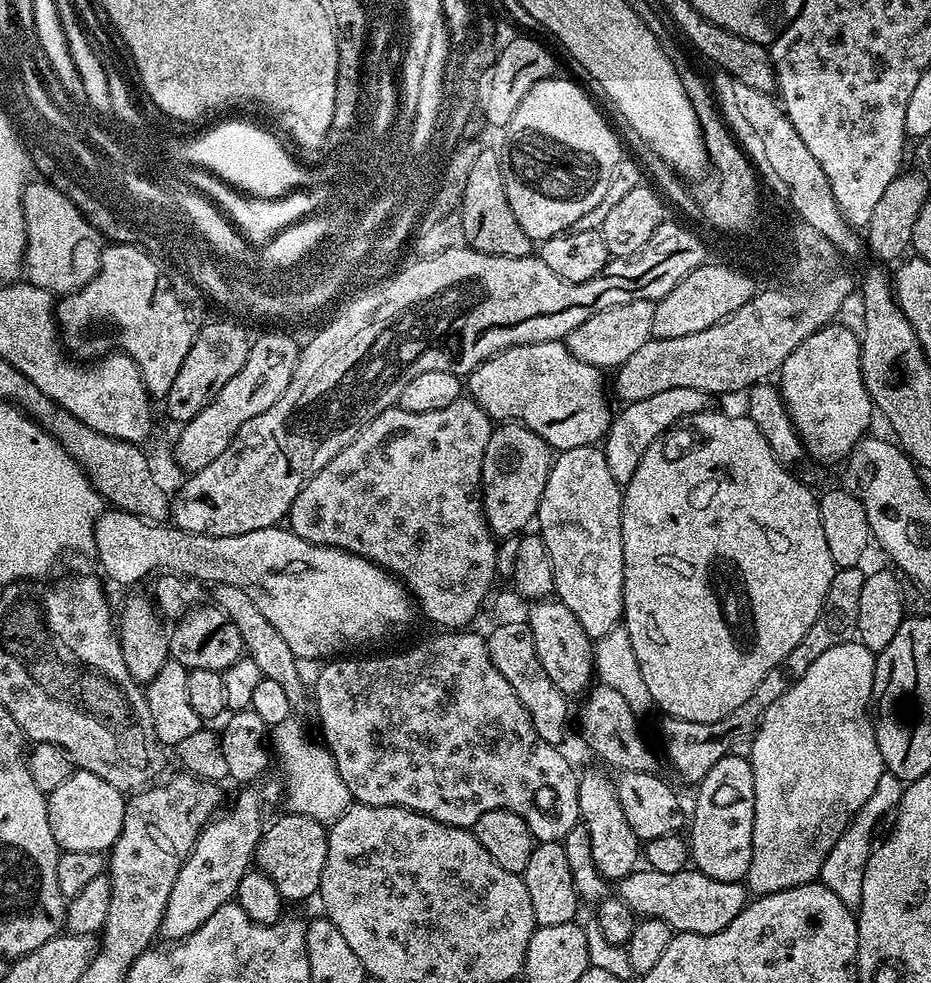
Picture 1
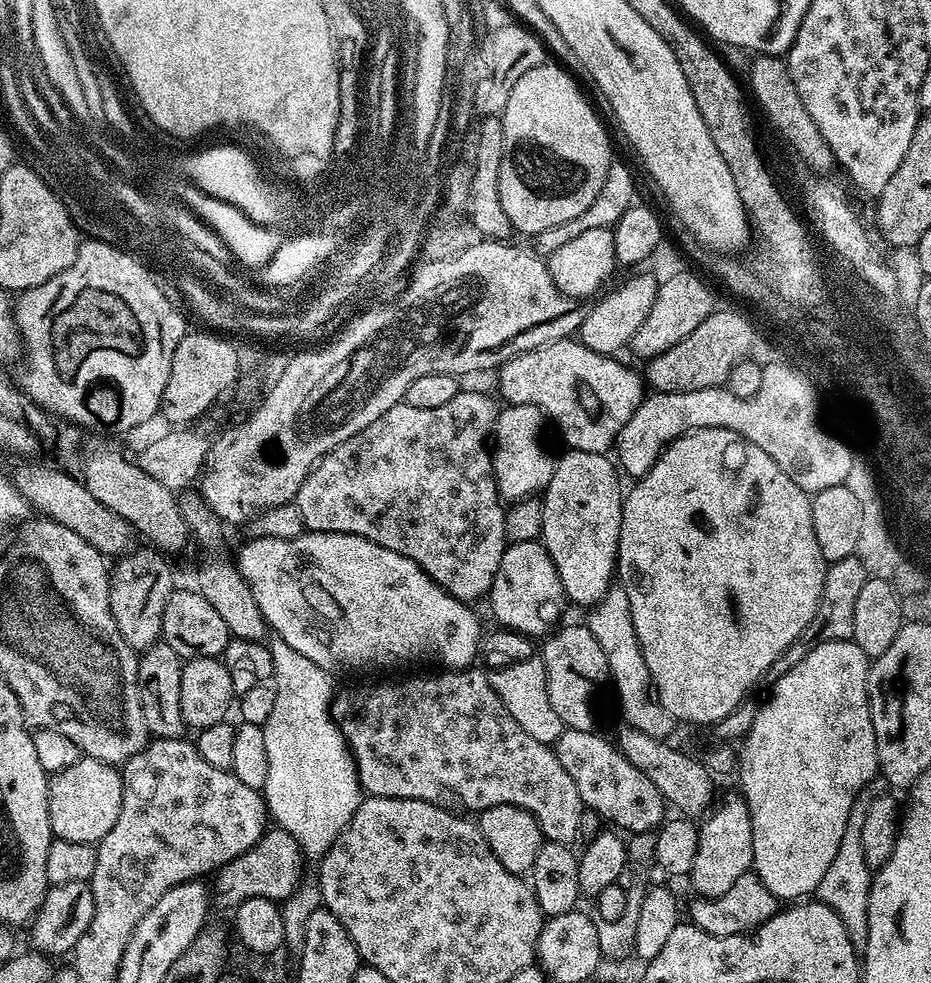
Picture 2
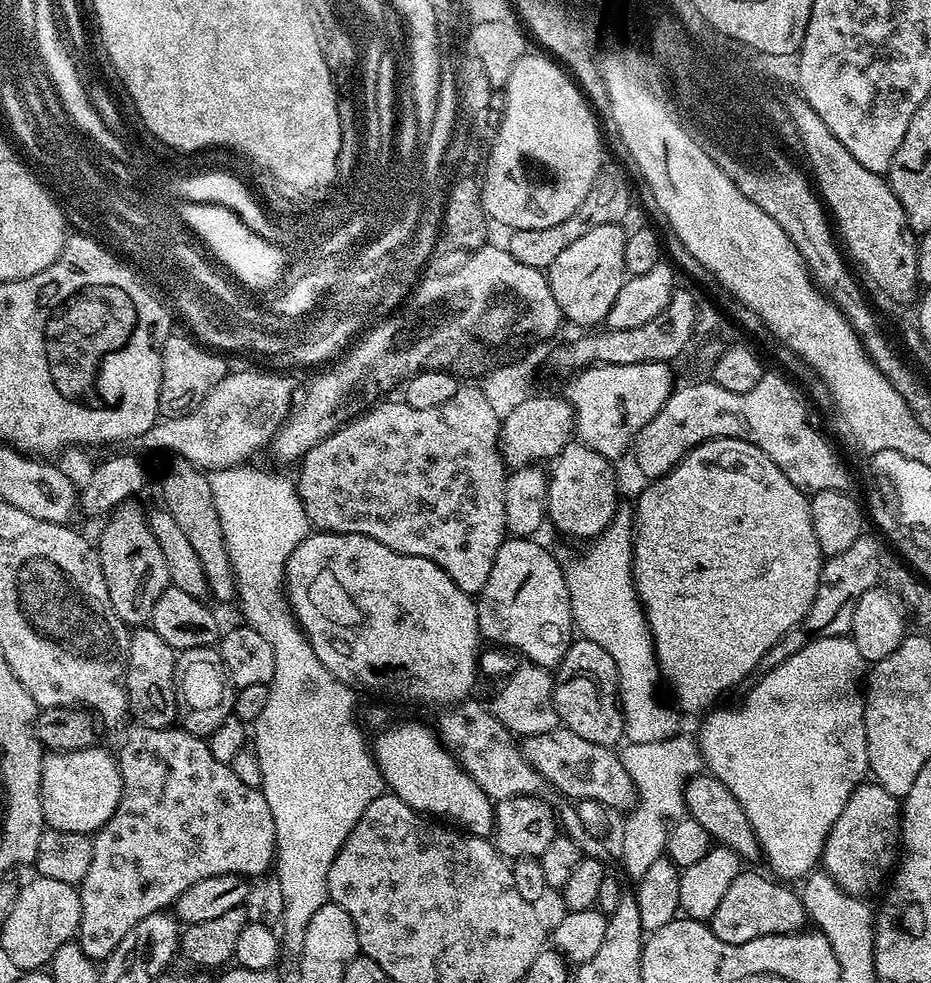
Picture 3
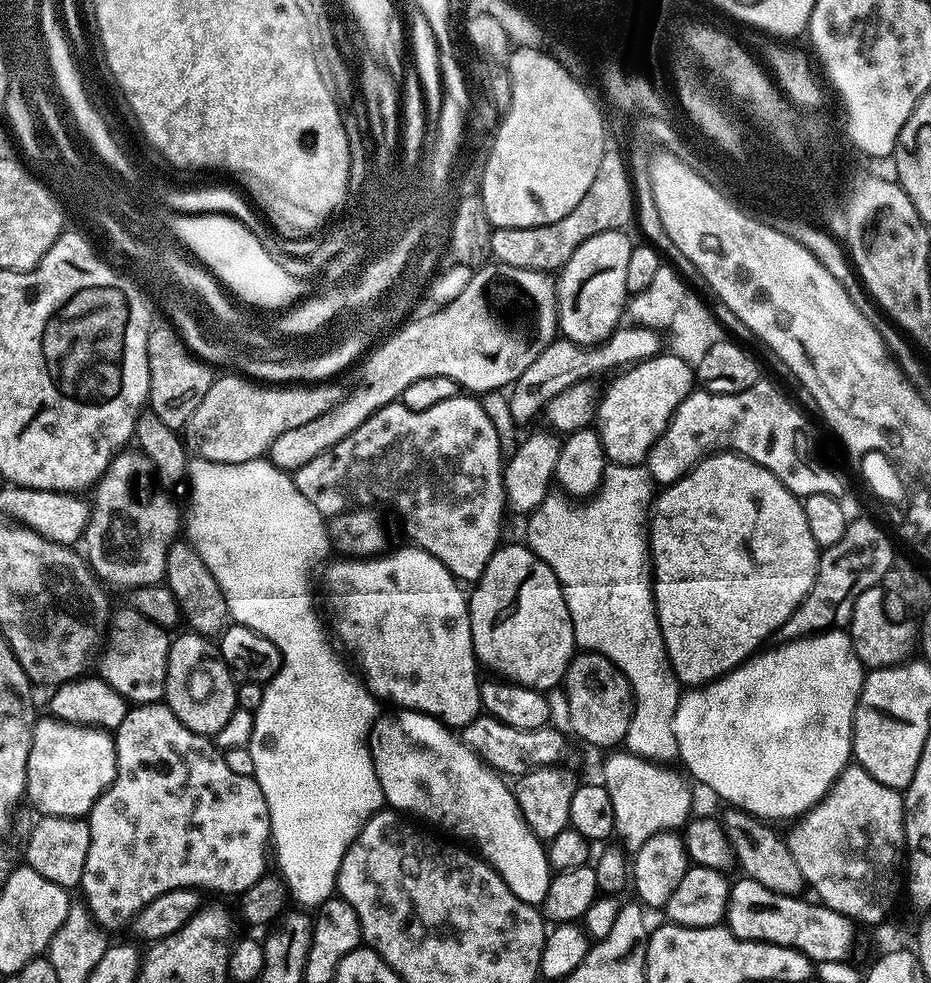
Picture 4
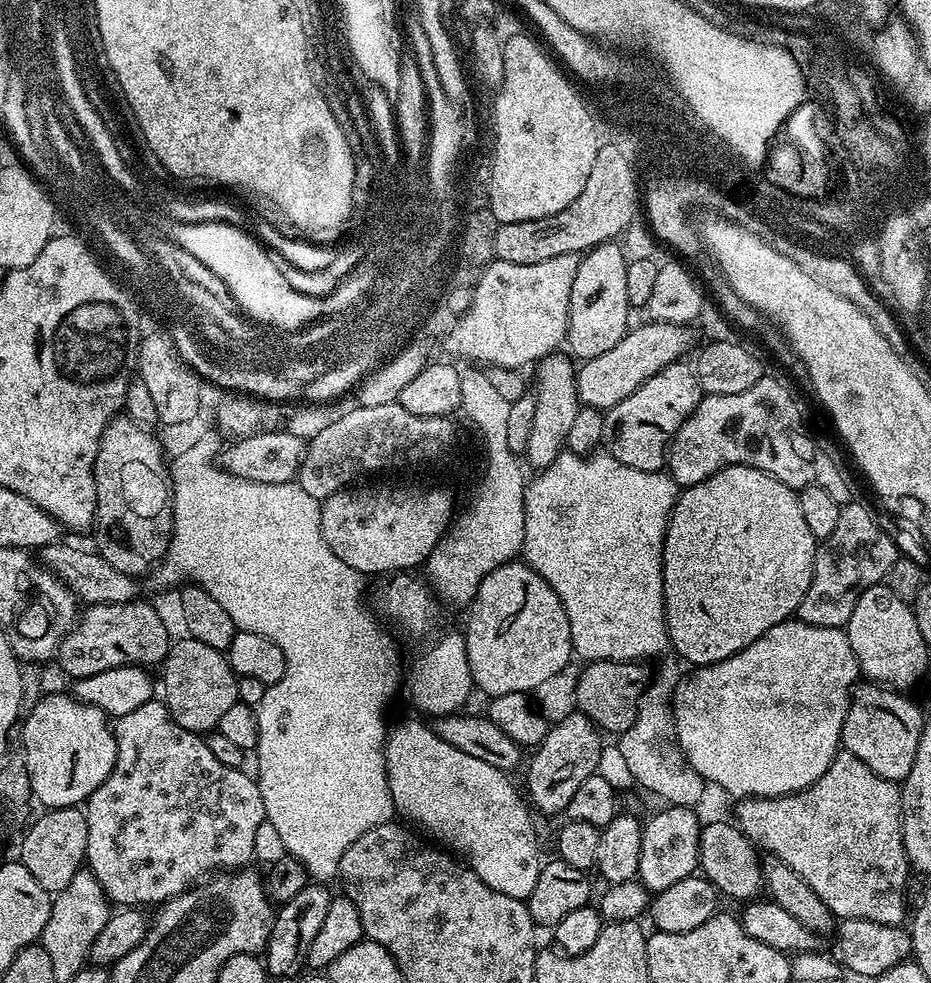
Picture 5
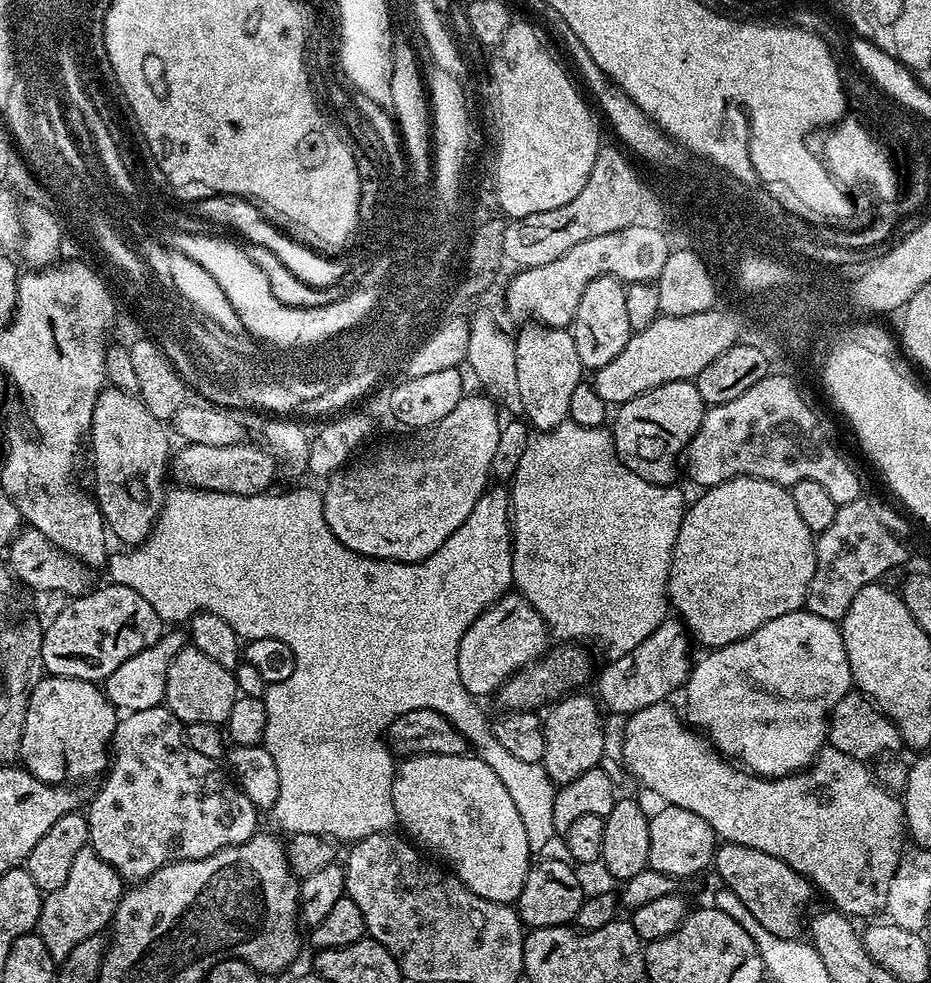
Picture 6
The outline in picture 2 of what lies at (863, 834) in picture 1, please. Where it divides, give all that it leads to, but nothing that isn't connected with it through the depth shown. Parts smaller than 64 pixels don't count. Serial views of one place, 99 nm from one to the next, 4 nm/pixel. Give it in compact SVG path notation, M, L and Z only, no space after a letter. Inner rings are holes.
M860 802L852 807L848 825L842 834L842 842L838 846L838 854L834 854L834 862L830 862L830 867L826 870L822 882L816 887L814 893L815 899L830 906L830 910L838 914L838 918L842 920L842 926L846 926L852 943L857 946L863 946L868 940L868 895L873 877L862 850L862 826L865 811L865 805Z

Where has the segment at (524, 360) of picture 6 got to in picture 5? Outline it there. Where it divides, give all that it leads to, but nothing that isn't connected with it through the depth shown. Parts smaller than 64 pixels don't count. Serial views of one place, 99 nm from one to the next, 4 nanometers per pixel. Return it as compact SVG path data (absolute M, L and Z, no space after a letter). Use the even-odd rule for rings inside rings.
M560 355L545 356L534 368L537 380L536 389L534 389L536 397L534 426L530 426L530 442L526 442L524 447L526 457L528 456L527 467L529 469L532 467L532 470L550 466L550 462L560 452L565 451L574 418L582 407L576 394L577 365L567 355L564 355L565 357Z

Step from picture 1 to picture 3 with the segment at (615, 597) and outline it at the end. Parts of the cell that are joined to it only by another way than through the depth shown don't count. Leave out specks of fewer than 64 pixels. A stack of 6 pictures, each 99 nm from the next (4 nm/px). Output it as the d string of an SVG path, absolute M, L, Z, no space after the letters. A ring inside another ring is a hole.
M579 442L568 443L559 454L552 457L548 472L546 516L562 535L591 542L611 524L618 507L616 472L612 468L615 468L613 461Z

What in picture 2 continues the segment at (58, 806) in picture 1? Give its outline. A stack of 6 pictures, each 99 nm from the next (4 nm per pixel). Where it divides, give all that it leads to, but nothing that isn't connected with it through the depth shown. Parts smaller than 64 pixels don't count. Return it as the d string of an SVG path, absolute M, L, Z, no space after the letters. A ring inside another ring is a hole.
M82 758L74 762L74 766L66 766L55 773L48 781L48 813L53 837L66 842L99 844L106 834L110 834L110 826L118 822L123 789L121 773L101 760Z

